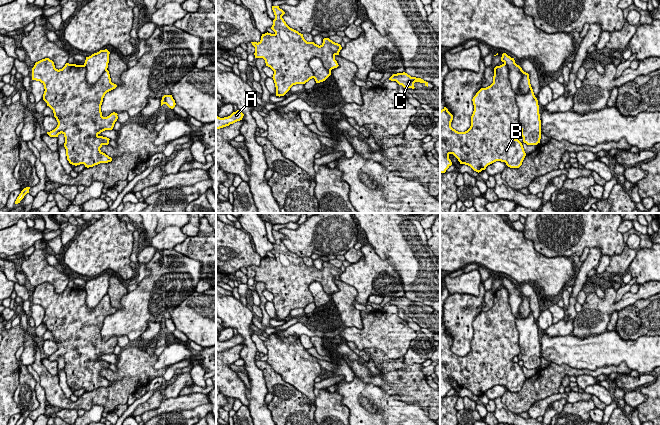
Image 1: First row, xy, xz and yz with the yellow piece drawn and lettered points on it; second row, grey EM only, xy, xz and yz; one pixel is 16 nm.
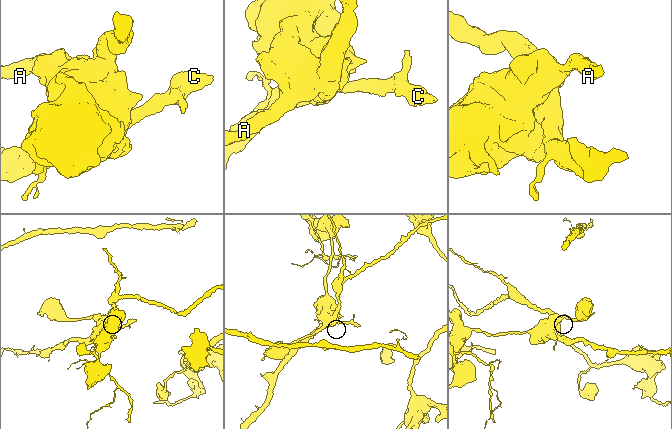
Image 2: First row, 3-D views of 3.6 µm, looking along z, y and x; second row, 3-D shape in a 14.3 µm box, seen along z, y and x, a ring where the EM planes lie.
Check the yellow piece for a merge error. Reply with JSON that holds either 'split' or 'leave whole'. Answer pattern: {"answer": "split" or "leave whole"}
{"answer": "split"}

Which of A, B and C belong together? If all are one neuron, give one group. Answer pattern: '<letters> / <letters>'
A B / C

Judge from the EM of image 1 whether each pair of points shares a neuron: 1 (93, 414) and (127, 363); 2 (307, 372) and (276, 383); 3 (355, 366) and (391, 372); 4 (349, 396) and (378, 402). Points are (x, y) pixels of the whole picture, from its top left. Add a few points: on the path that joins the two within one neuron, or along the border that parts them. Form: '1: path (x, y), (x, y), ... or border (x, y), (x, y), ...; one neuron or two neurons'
1: border (104, 408), (93, 405), (85, 411); two neurons
2: border (267, 363), (285, 381), (303, 393); two neurons
3: path (364, 374), (372, 380), (382, 380); one neuron
4: path (356, 393), (369, 393), (371, 395); one neuron

